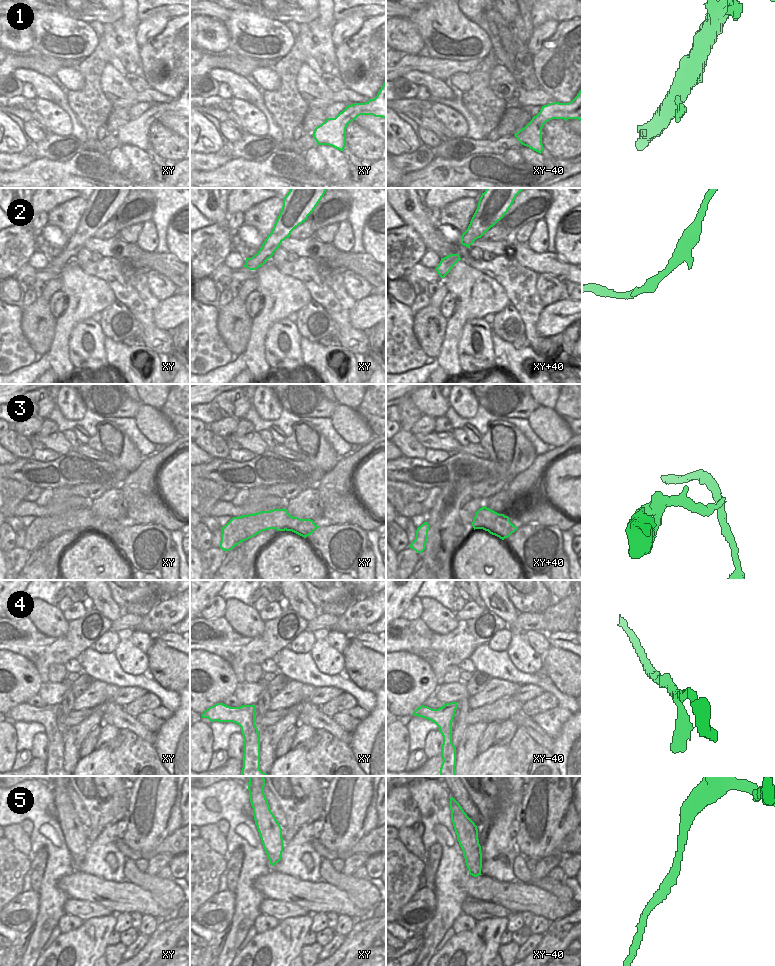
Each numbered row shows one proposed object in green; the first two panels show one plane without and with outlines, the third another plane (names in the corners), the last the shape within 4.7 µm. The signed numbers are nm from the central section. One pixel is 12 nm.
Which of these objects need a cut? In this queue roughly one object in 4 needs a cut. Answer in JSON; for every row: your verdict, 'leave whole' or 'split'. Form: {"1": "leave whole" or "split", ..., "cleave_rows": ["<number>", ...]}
{"1": "leave whole", "2": "leave whole", "3": "leave whole", "4": "leave whole", "5": "leave whole", "cleave_rows": []}

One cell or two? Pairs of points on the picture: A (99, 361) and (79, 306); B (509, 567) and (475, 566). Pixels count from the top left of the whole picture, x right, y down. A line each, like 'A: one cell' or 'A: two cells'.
A: two cells
B: one cell

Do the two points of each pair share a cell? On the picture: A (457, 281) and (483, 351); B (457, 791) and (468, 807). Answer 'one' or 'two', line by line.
A: two
B: one

